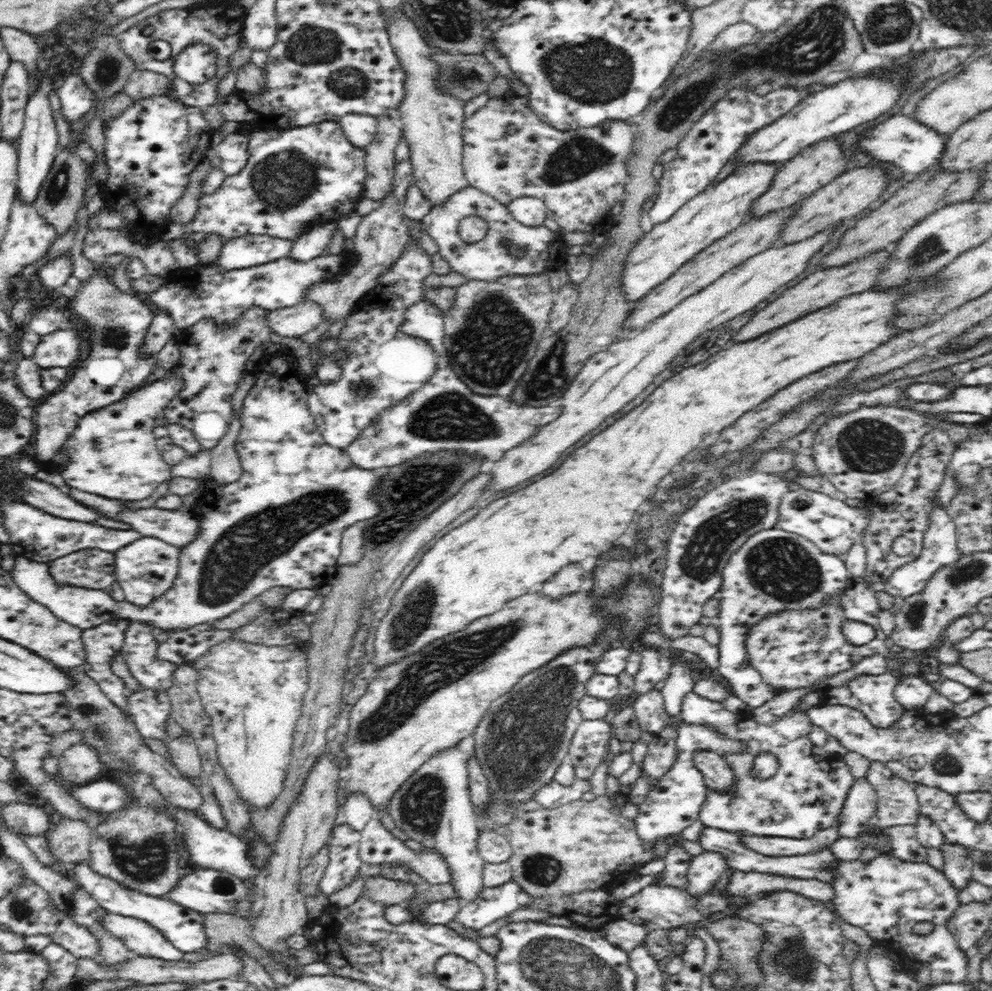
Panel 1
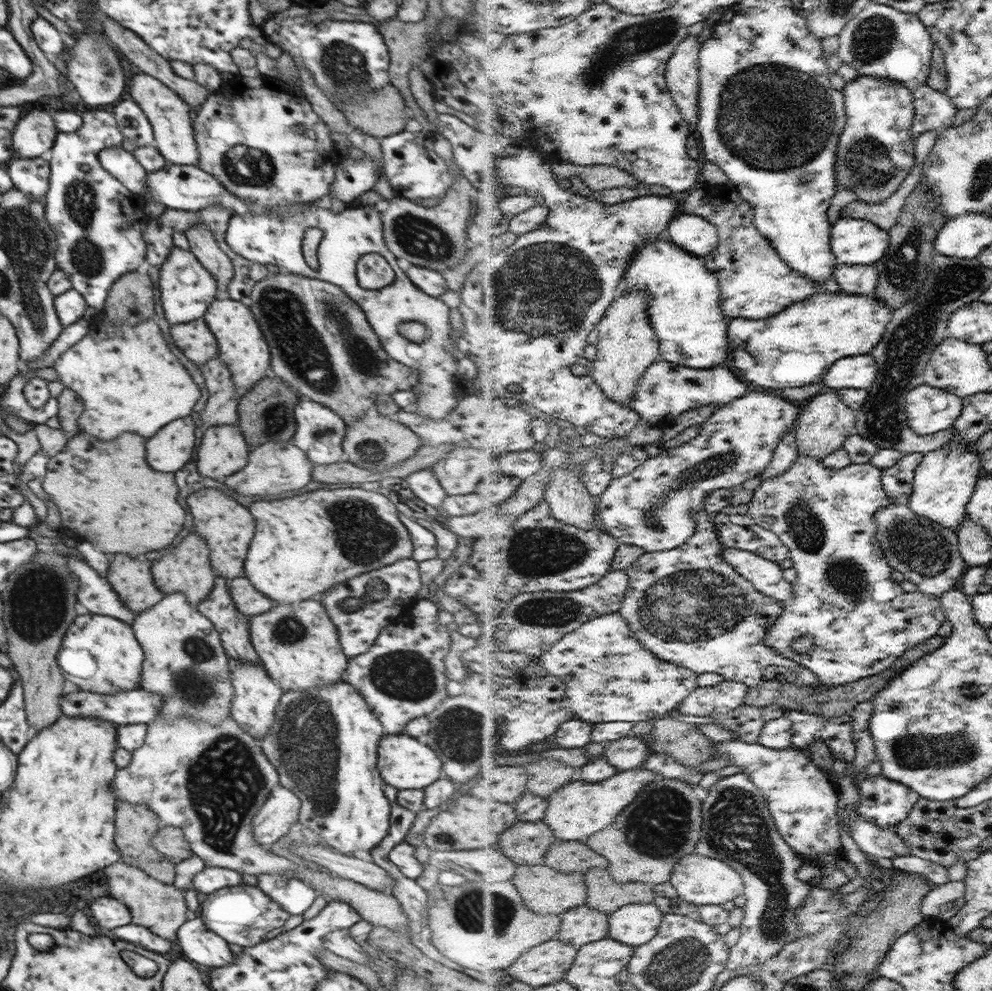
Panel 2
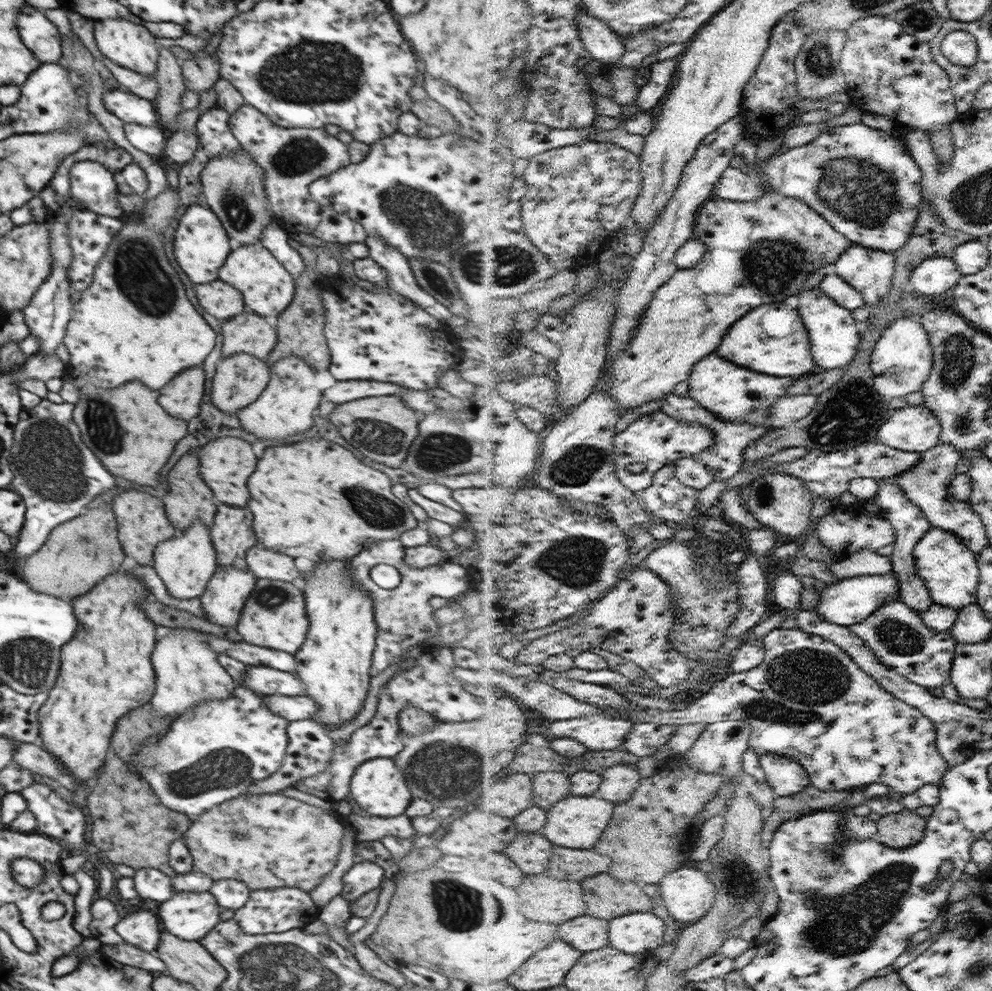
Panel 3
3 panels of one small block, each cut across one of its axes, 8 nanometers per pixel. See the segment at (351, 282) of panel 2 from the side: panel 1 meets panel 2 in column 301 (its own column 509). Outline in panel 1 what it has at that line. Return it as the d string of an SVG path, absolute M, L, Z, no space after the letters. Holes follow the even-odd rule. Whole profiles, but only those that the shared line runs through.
M466 187L448 198L444 204L431 207L429 213L421 218L424 229L436 242L439 256L451 266L455 273L462 274L467 279L495 280L510 275L535 275L546 273L552 268L556 259L565 259L567 246L560 235L552 232L544 225L536 227L524 226L511 215L507 205L498 202L492 196L474 187ZM466 216L478 216L486 220L488 231L486 236L474 244L464 242L456 226ZM510 246L523 248L520 257L510 253Z

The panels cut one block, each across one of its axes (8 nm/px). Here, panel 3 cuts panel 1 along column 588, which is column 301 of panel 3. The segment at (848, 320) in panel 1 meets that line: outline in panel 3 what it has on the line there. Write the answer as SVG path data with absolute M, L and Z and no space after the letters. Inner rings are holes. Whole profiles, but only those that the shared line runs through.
M308 438L296 444L270 446L258 460L258 468L247 479L250 490L248 508L253 514L255 535L260 546L292 558L310 558L314 562L326 560L351 560L368 544L398 539L407 530L421 525L408 506L391 492L391 481L387 474L364 466L346 448L324 440Z

